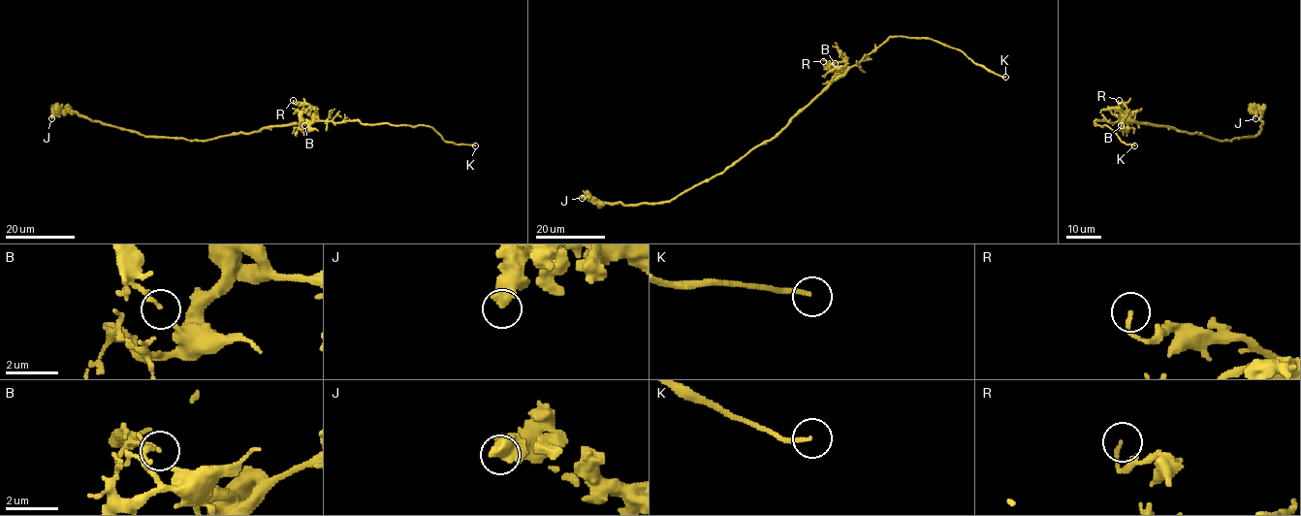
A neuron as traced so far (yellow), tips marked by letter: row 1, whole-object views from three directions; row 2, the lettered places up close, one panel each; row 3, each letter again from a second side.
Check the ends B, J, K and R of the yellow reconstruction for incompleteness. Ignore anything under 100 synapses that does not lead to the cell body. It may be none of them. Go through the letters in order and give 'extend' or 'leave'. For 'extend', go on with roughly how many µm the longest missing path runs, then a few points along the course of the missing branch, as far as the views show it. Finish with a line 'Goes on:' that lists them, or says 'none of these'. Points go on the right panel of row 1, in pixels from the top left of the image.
B: leave
J: leave
K: extend; about 10 µm are missing
R: leave
Goes on: K

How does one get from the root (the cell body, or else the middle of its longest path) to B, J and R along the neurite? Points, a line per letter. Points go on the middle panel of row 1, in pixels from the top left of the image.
B: (795, 115), (842, 72), (845, 62), (832, 61), (835, 63)
J: (795, 115), (773, 138), (751, 148), (722, 173), (670, 200), (622, 205), (582, 198)
R: (795, 115), (844, 70), (823, 61)

